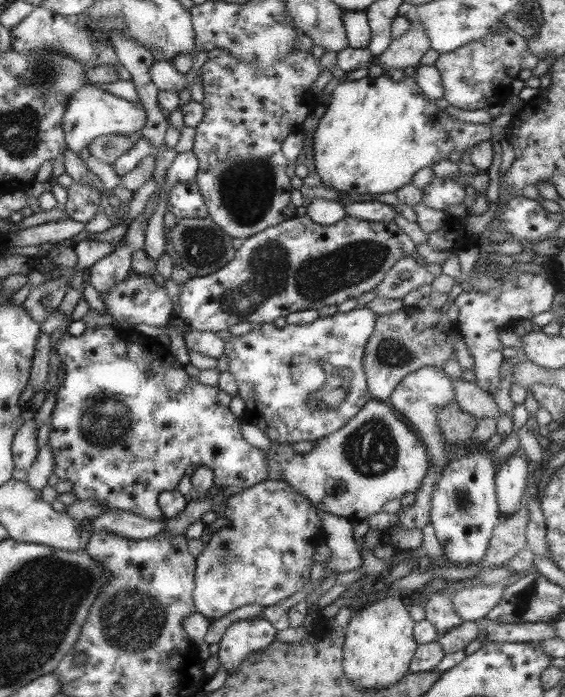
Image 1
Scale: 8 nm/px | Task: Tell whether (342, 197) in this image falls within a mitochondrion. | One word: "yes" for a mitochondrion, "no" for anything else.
no

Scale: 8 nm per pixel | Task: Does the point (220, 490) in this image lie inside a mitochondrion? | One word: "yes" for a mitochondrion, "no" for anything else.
no

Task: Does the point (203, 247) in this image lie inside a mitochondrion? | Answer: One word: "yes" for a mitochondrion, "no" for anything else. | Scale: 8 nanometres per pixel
yes

